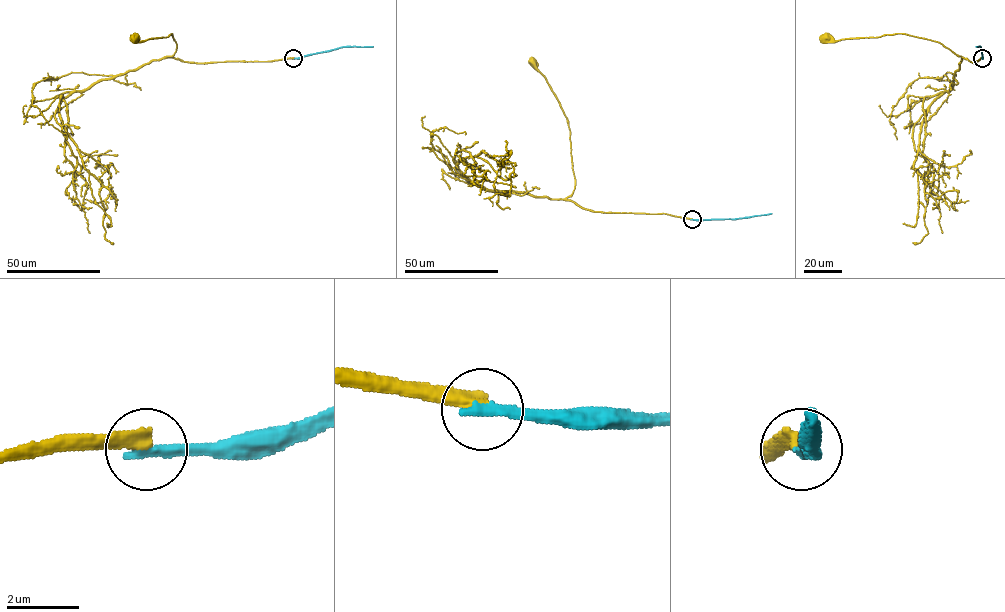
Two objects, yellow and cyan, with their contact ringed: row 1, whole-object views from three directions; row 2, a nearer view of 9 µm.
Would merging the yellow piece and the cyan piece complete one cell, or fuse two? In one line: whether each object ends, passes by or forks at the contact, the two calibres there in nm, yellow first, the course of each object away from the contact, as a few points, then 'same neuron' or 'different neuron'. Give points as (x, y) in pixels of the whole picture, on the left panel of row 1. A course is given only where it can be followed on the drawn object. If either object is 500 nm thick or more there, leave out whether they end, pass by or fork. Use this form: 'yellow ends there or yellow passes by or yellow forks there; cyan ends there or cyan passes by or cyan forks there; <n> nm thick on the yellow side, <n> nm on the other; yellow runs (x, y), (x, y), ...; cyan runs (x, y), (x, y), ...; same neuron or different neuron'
yellow ends there; cyan ends there; 400 nm thick on the yellow side, 320 nm on the other; yellow runs (293, 58), (266, 61), (182, 61), (166, 57), (176, 50), (171, 34), (139, 41), (135, 36); cyan runs (293, 58), (341, 47), (373, 46); different neuron

